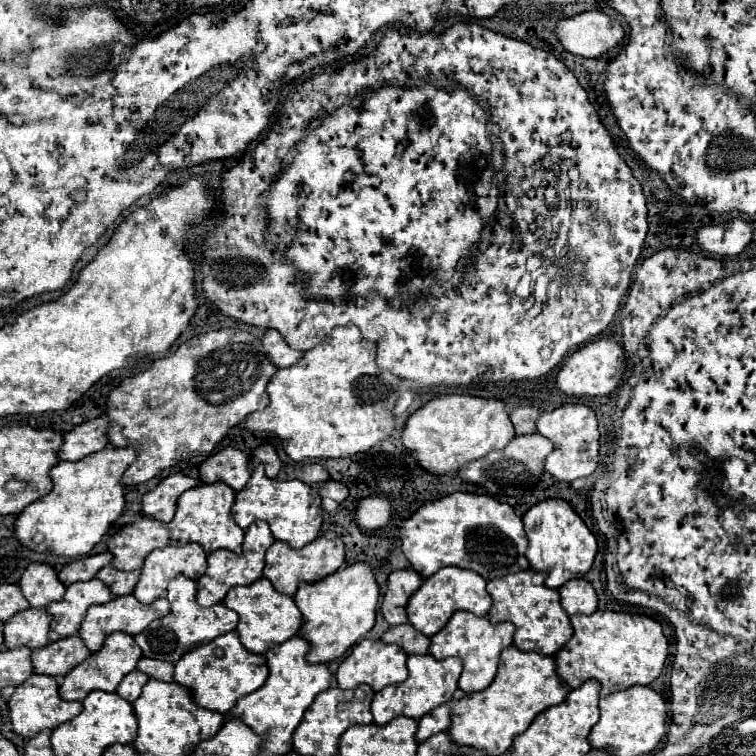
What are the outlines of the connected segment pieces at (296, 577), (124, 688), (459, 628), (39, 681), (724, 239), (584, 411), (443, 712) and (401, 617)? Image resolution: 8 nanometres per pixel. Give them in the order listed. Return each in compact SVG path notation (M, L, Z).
M319 536L313 542L309 542L307 546L295 550L291 546L287 546L285 542L273 542L273 546L267 550L267 564L263 570L263 576L269 578L275 586L277 592L281 594L289 594L293 596L299 582L315 582L327 574L333 574L339 566L343 566L345 562L345 544L341 538L327 538L327 536Z
M133 670L133 672L129 672L123 680L121 680L121 684L119 684L119 688L117 688L117 694L121 696L121 698L125 698L127 702L135 702L139 696L141 696L141 690L143 690L143 686L147 684L147 674L143 674L143 672L139 672L139 670Z
M455 612L447 626L431 638L431 648L429 654L435 654L435 658L447 658L447 656L457 656L463 660L463 672L459 678L459 688L465 694L479 692L487 688L499 668L499 658L501 650L509 644L513 644L513 634L515 634L515 624L503 622L503 624L493 624L487 618L475 616L471 612Z
M33 674L9 698L9 716L11 716L13 728L23 738L33 738L35 734L39 734L41 730L47 730L47 728L53 730L59 724L75 718L79 712L81 712L81 702L67 702L67 700L59 698L59 684L51 676Z
M735 218L729 222L705 226L697 232L697 242L703 250L719 256L737 256L751 244L753 224Z
M565 404L565 406L559 406L557 410L553 412L543 412L541 418L537 420L537 432L547 436L553 444L555 444L555 450L547 456L545 460L545 470L559 482L573 482L581 476L591 476L599 464L599 426L597 426L597 416L595 412L589 408L589 406L583 406L583 404Z
M445 702L443 706L437 706L435 710L427 712L421 720L419 720L419 730L417 730L417 740L423 742L425 738L437 734L437 732L445 732L447 726L451 726L451 704Z
M407 568L407 570L397 570L389 576L387 580L387 592L383 596L383 616L385 620L395 626L395 624L405 624L407 622L407 602L415 590L419 590L423 578Z

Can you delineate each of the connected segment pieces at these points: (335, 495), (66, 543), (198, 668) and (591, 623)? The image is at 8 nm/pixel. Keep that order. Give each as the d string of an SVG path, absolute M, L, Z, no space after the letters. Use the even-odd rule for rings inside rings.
M327 480L327 482L321 482L319 484L319 494L323 498L333 498L337 502L343 502L347 496L349 496L349 488L343 484L343 482L337 482L337 480Z
M107 446L101 452L89 454L77 462L59 462L51 470L53 490L29 504L17 518L17 538L21 544L45 552L51 550L57 556L79 558L87 556L97 542L111 530L111 524L123 514L125 488L123 472L135 460L135 450Z
M227 632L207 646L199 646L189 650L177 664L175 664L175 682L185 688L191 688L195 702L199 706L227 714L235 702L257 688L263 686L267 680L267 660L261 654L251 654L241 642L235 632Z
M597 610L589 616L571 616L571 626L575 634L555 654L557 672L571 688L579 688L589 678L597 678L601 682L601 698L605 698L611 692L635 684L651 684L661 674L667 658L667 638L657 620L643 614Z

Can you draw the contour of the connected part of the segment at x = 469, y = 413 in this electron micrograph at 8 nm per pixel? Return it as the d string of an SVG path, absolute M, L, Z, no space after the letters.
M445 394L415 410L403 428L403 444L433 474L457 472L463 464L507 446L515 438L509 412L501 400L469 394Z

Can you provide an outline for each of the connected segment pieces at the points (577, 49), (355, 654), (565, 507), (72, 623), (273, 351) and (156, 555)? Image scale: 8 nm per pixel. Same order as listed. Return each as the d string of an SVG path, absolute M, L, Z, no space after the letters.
M583 12L557 24L555 34L567 52L583 58L601 58L625 38L619 20L603 12Z
M361 640L359 644L353 646L351 654L339 664L335 678L339 682L339 688L343 688L343 690L355 688L359 684L369 684L375 692L379 692L385 686L399 684L407 678L405 662L407 662L407 654L403 652L403 648L399 648L395 644L385 644L381 640Z
M549 498L549 500L537 502L523 514L523 524L529 540L525 556L533 570L547 572L545 584L549 588L559 588L567 580L581 578L593 566L595 554L597 554L597 538L591 534L585 522L565 500Z
M97 578L67 586L65 596L47 606L47 612L51 614L51 630L55 630L61 638L77 634L87 608L91 604L105 604L111 598L111 590L107 590L107 586L103 586Z
M277 330L265 332L263 346L265 346L265 352L269 354L271 362L275 362L281 368L287 368L287 366L299 362L299 358L303 356L303 352L291 350L291 346L287 346L287 342L283 342L283 336Z
M191 542L183 548L167 546L153 550L145 558L141 578L135 586L133 596L141 604L151 604L159 596L165 596L171 578L183 574L187 578L199 580L199 576L203 576L205 570L207 570L207 552L197 542Z

